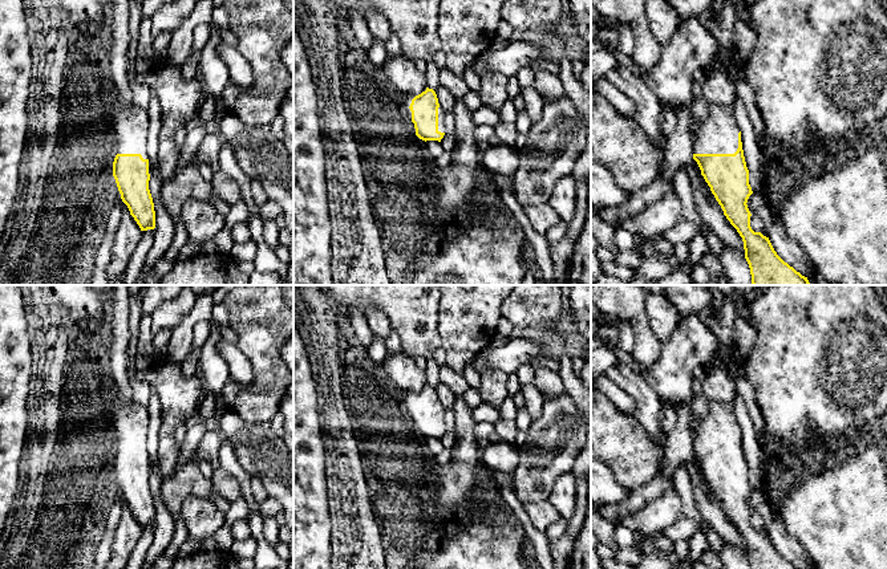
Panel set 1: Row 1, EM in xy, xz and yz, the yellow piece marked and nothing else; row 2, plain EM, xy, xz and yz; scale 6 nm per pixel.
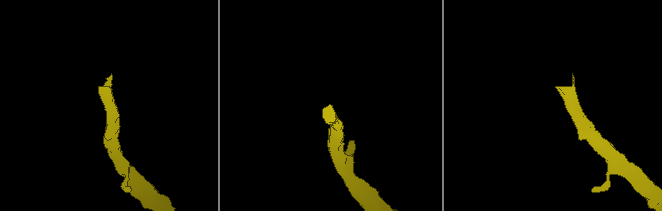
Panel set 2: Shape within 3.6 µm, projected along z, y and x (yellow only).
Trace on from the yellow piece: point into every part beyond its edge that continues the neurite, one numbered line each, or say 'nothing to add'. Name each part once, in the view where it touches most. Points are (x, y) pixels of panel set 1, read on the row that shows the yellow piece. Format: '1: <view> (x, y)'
1: yz (719, 133)

